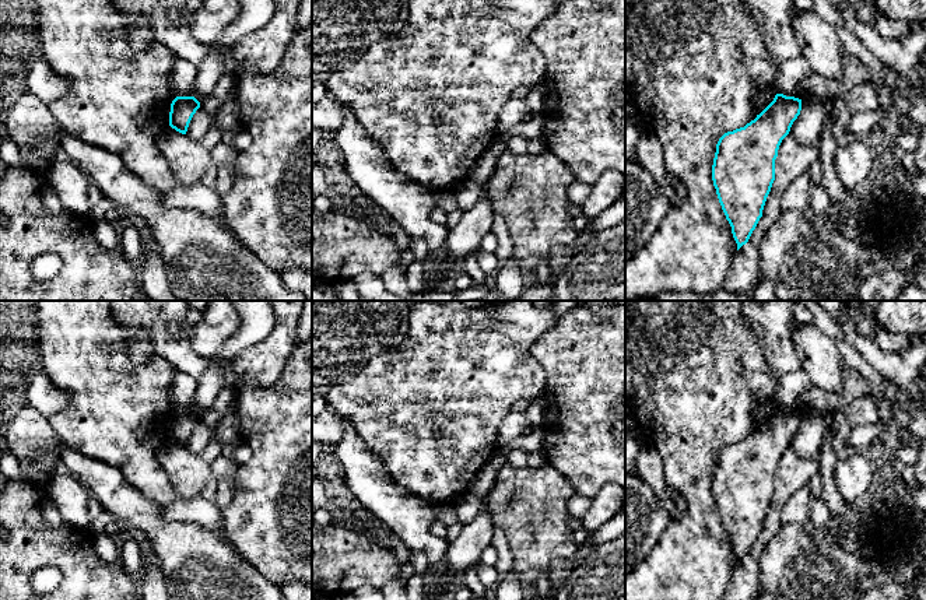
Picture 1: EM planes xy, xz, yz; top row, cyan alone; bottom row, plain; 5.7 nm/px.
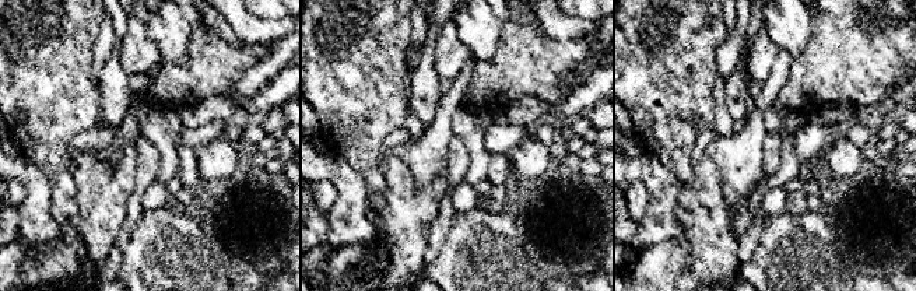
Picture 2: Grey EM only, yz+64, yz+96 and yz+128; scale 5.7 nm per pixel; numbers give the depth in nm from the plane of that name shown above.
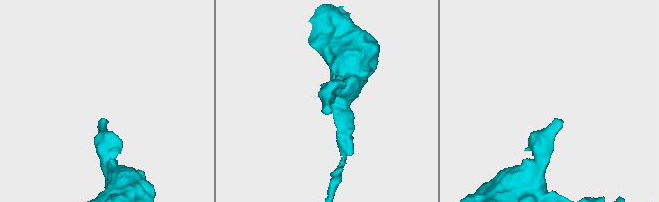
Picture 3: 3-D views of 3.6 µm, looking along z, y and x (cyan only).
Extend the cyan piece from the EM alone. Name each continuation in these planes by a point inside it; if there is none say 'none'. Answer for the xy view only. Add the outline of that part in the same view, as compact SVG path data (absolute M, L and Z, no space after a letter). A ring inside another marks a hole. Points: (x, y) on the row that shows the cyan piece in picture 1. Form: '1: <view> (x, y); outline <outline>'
none

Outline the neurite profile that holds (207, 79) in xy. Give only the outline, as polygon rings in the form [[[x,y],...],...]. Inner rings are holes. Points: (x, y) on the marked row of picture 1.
[[[217,52],[208,55],[206,62],[197,69],[194,81],[196,99],[203,102],[214,91],[218,80],[222,77],[222,59]]]

